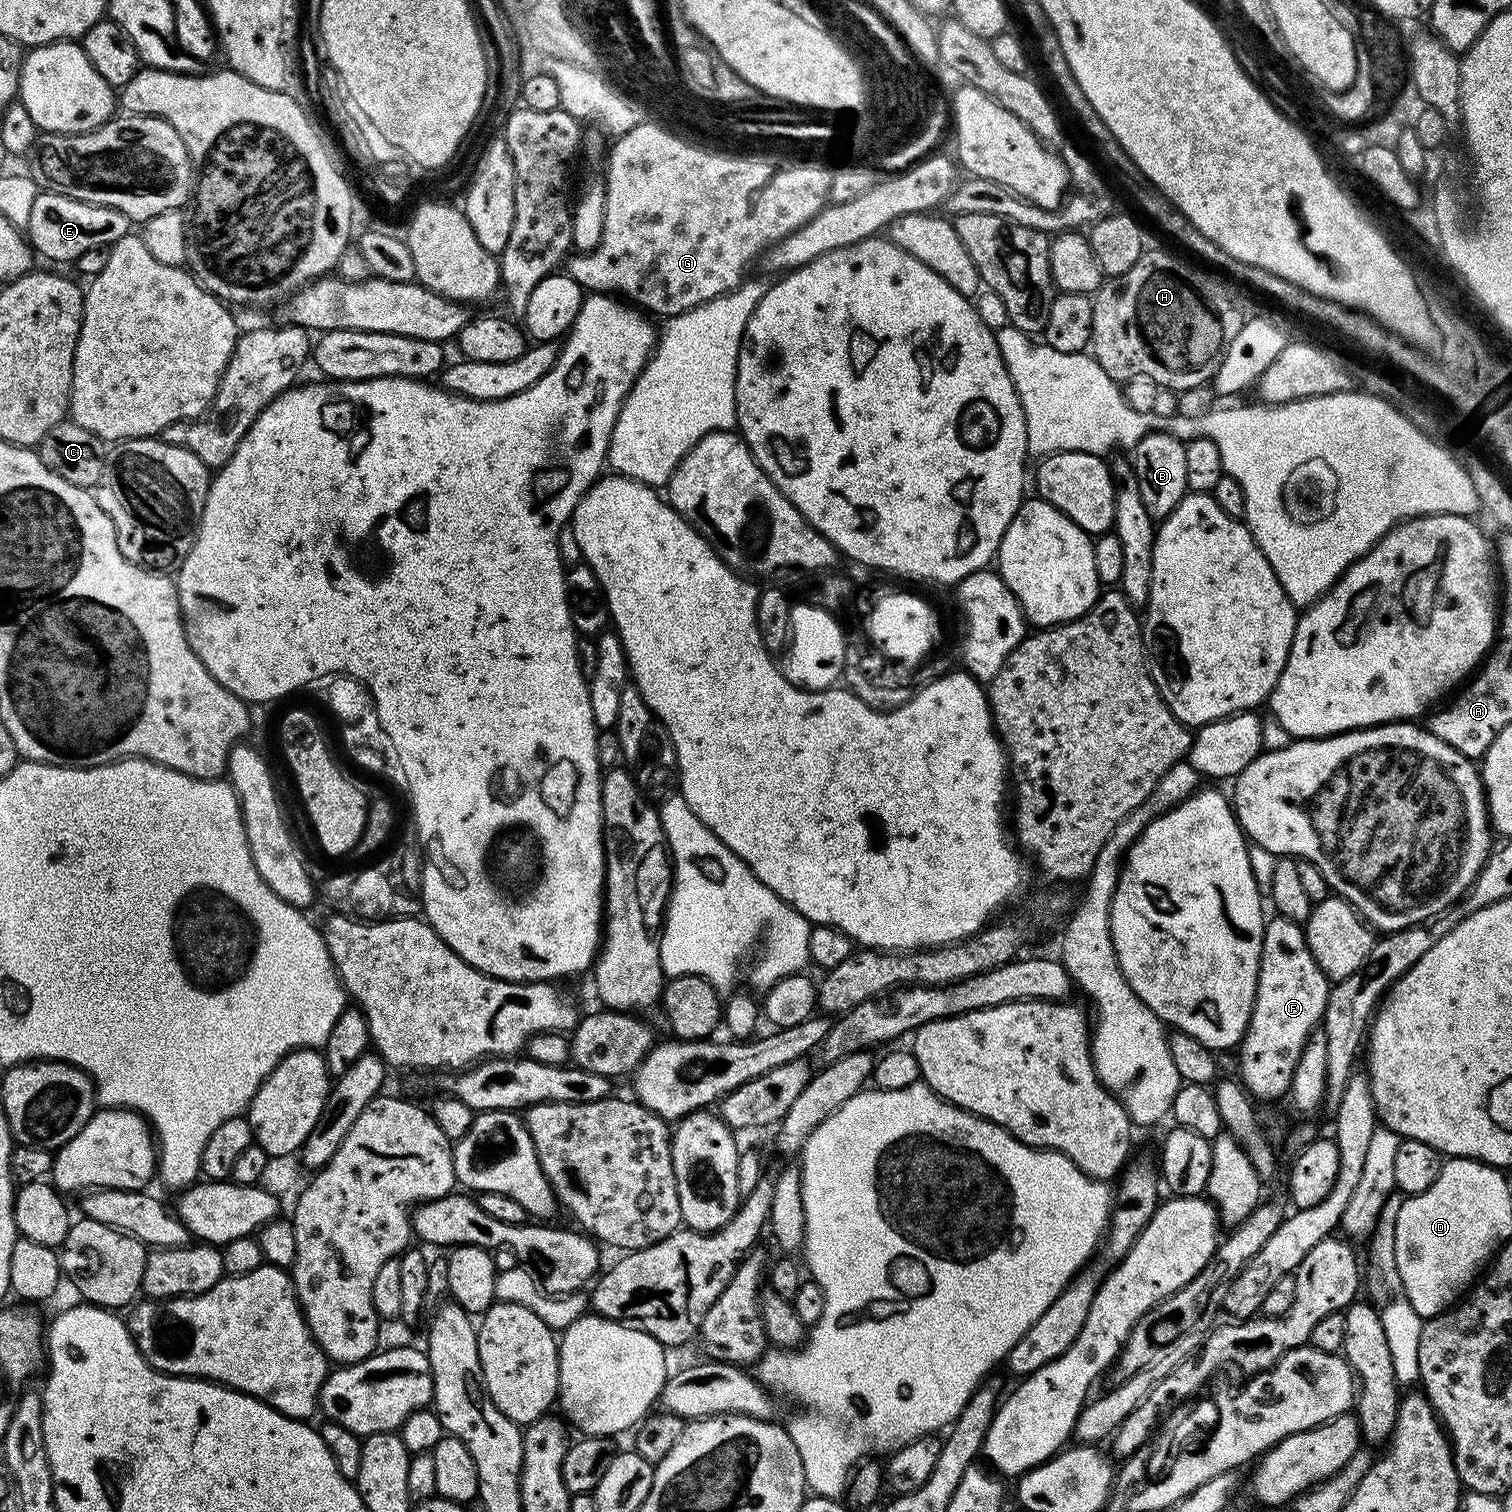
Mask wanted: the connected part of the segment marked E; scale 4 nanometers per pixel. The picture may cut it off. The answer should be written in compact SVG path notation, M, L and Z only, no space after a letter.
M49 190L37 191L34 207L30 209L27 239L33 249L48 260L75 262L80 255L100 245L113 245L129 235L130 221L126 214L106 206L90 205Z

